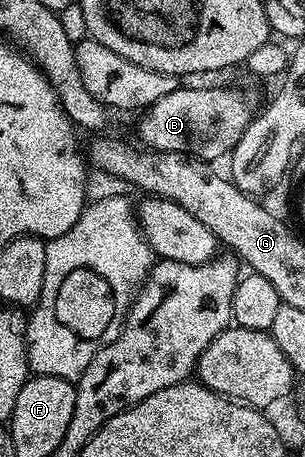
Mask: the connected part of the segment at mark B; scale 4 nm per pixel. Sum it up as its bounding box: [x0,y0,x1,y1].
[138,86,256,162]

